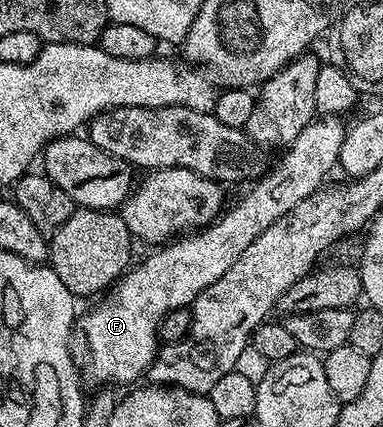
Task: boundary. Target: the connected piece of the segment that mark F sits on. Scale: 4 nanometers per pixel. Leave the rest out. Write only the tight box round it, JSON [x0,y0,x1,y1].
[77,116,345,386]

